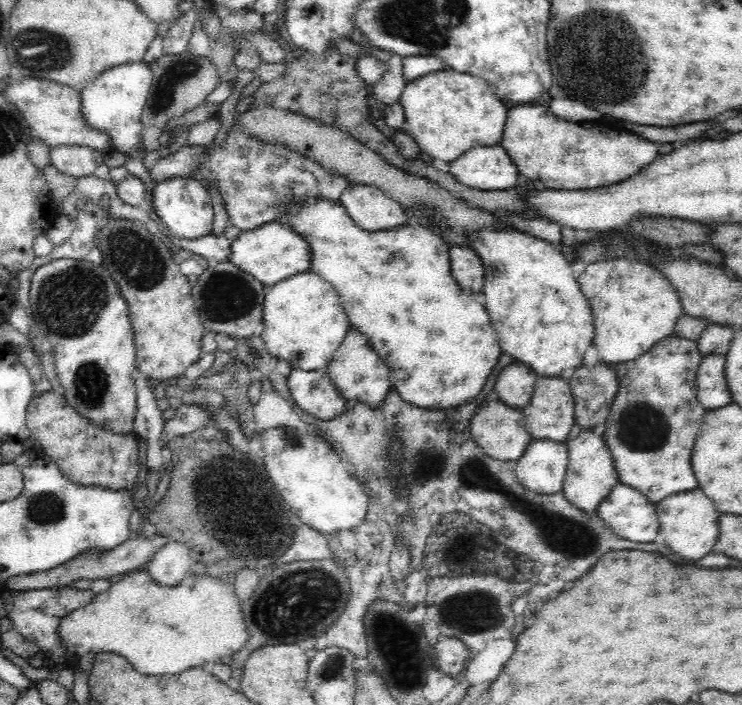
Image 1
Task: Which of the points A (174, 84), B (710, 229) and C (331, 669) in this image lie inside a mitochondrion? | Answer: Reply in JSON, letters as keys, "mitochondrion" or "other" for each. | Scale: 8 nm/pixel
{"A":"mitochondrion","B":"other","C":"mitochondrion"}

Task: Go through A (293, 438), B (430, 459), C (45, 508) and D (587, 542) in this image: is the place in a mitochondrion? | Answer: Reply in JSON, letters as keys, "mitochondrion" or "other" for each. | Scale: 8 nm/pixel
{"A":"mitochondrion","B":"mitochondrion","C":"mitochondrion","D":"mitochondrion"}

